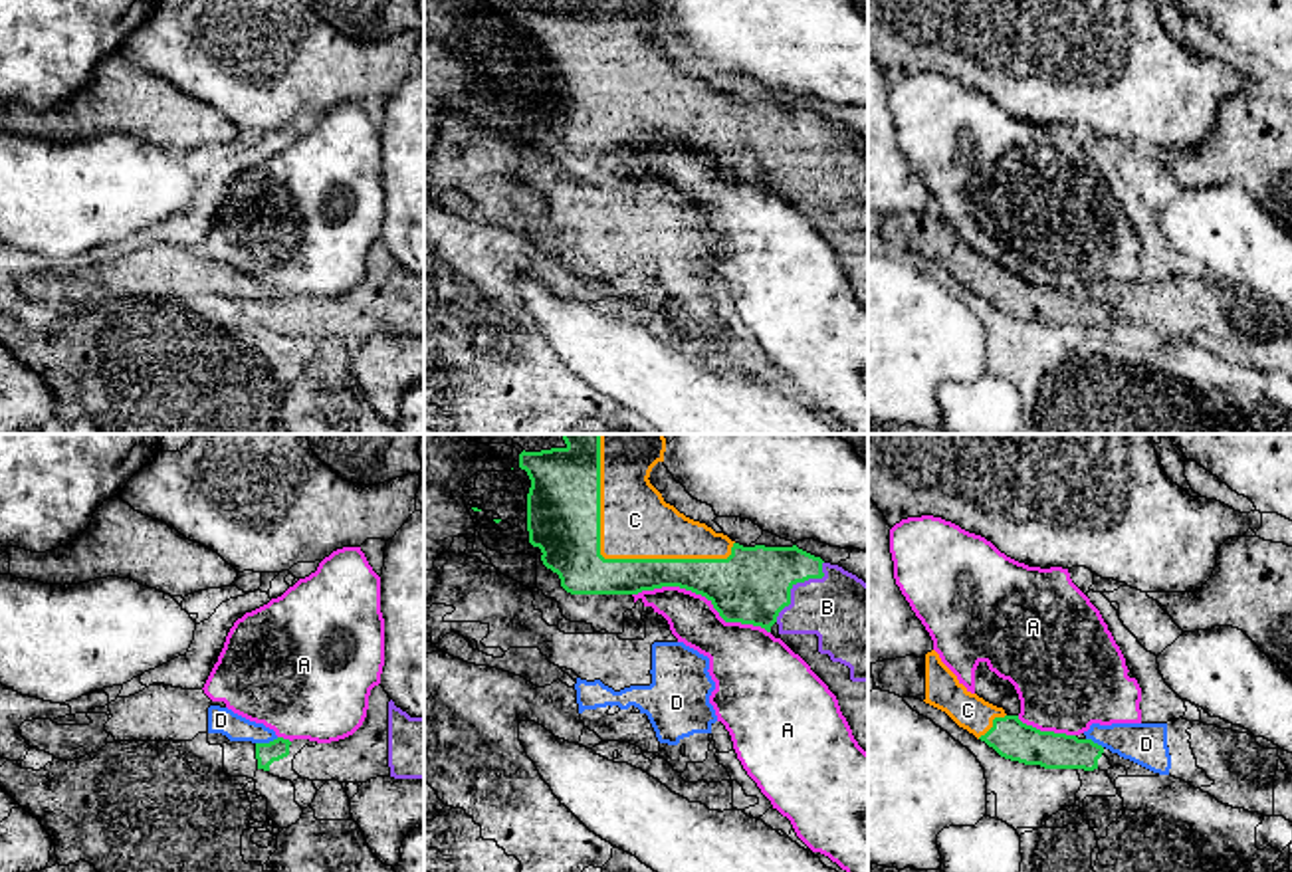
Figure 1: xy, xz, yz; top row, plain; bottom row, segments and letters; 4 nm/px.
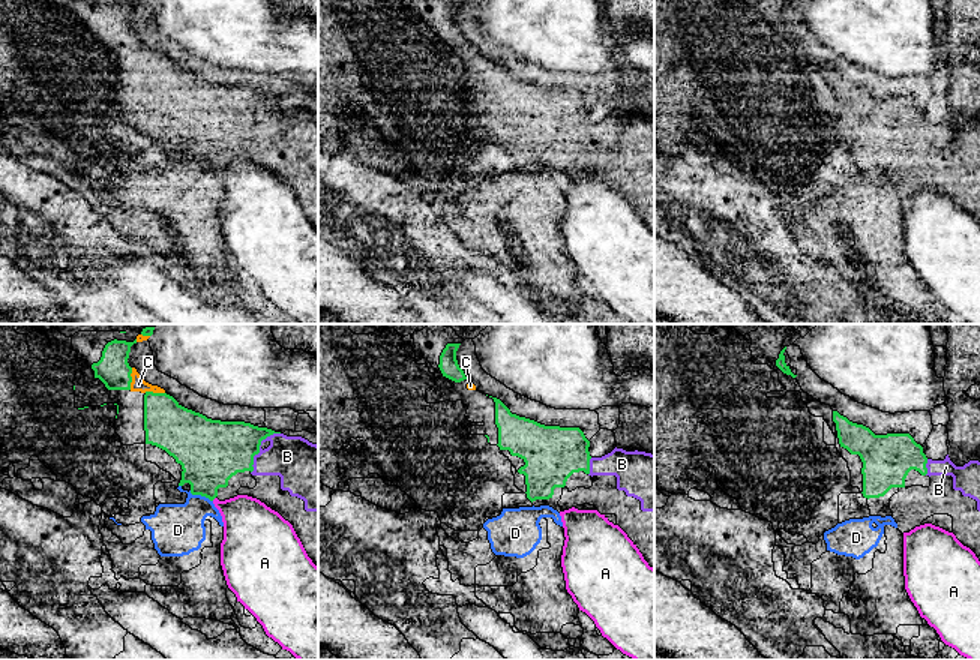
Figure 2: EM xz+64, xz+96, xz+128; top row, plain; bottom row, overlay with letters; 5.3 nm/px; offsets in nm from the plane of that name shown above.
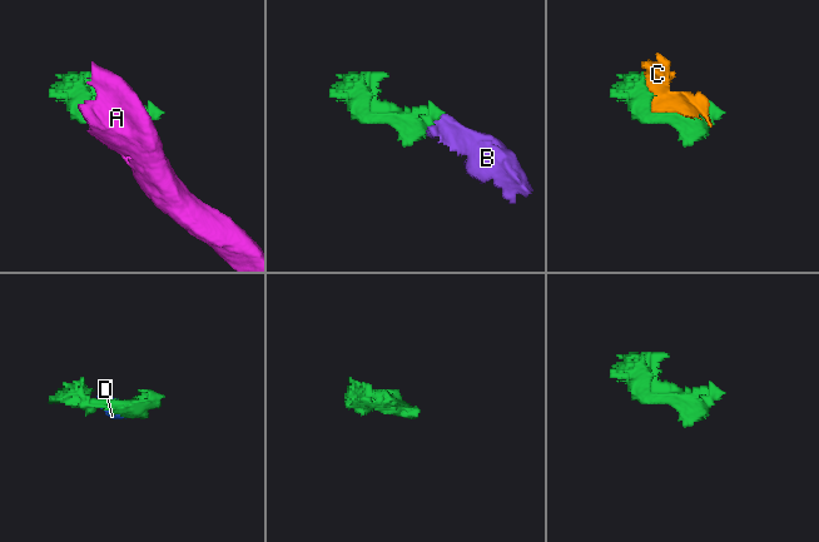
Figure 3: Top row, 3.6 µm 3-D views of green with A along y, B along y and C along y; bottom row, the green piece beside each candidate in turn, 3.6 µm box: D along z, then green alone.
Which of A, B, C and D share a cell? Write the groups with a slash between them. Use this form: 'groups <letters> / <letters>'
groups A / B C / D

